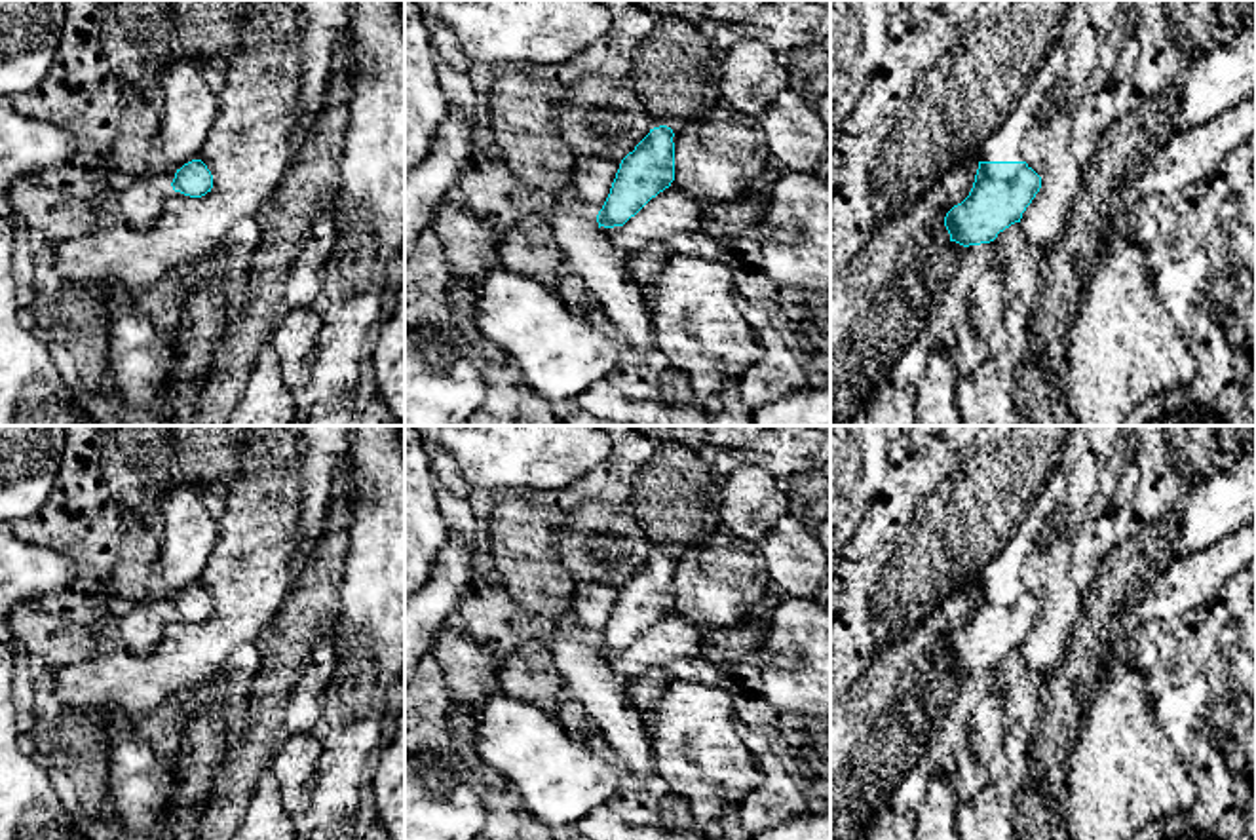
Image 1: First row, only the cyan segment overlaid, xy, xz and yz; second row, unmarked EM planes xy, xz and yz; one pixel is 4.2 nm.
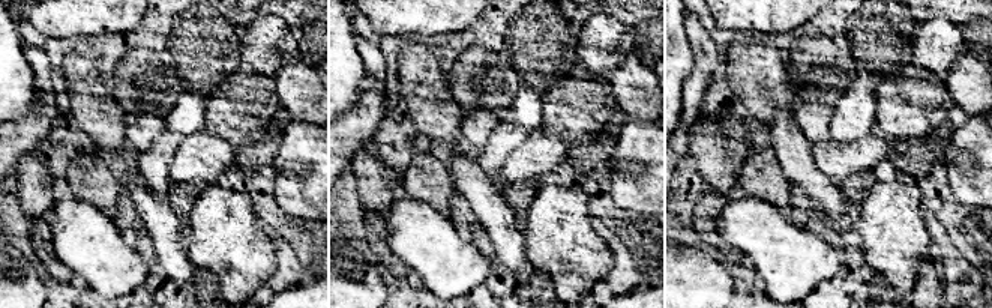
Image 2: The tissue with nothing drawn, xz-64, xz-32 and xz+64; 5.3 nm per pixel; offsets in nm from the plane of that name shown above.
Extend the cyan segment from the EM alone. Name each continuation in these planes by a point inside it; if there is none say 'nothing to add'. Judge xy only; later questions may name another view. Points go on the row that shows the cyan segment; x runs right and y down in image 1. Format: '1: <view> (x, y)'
nothing to add

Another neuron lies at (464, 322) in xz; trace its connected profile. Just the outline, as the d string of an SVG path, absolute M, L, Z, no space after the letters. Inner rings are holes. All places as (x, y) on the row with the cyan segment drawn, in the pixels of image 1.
M450 277L447 302L450 306L450 325L460 333L471 353L486 357L502 352L475 323L477 287L471 281Z

